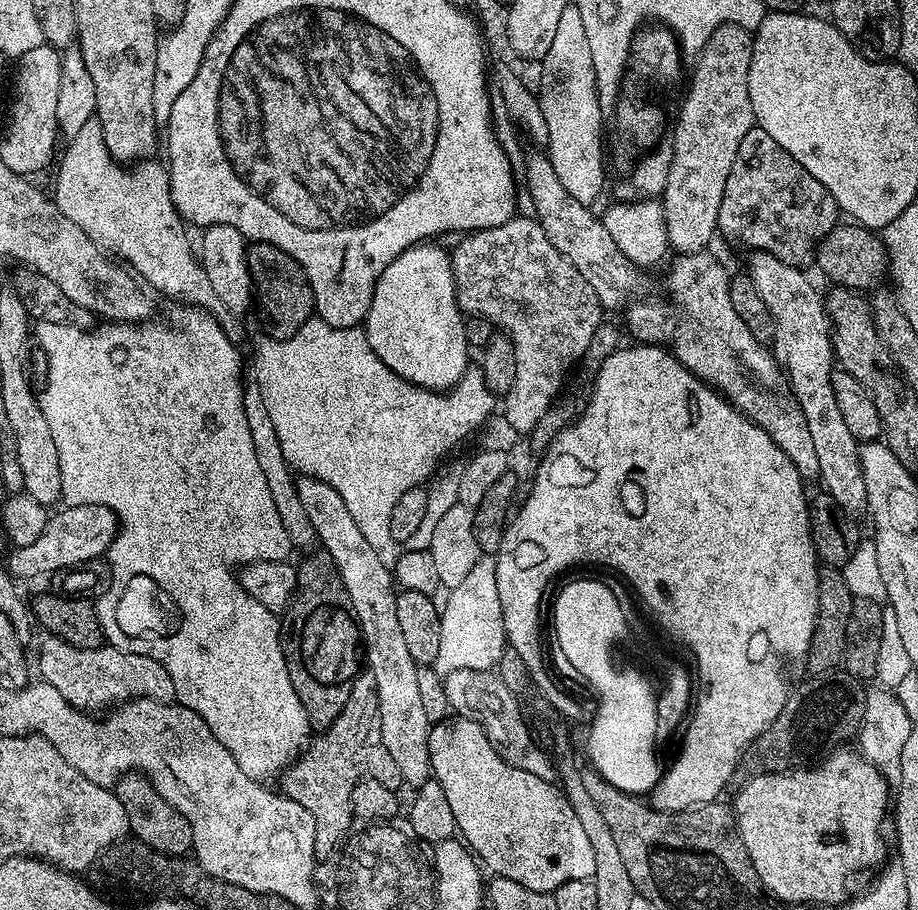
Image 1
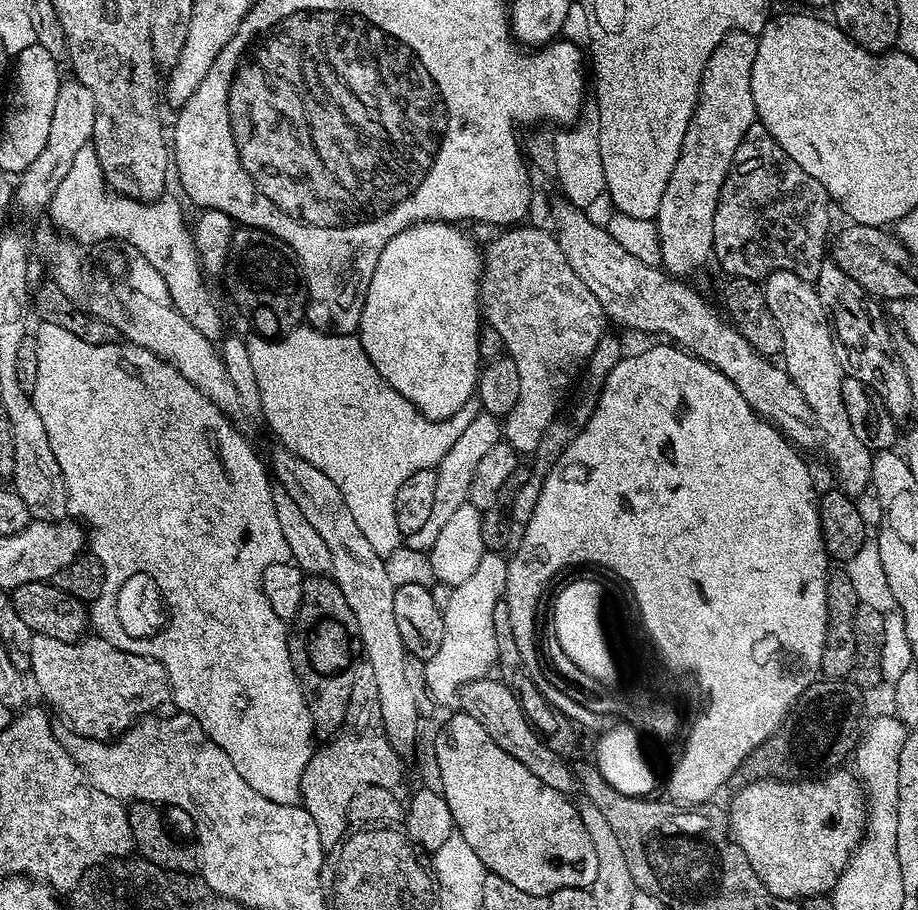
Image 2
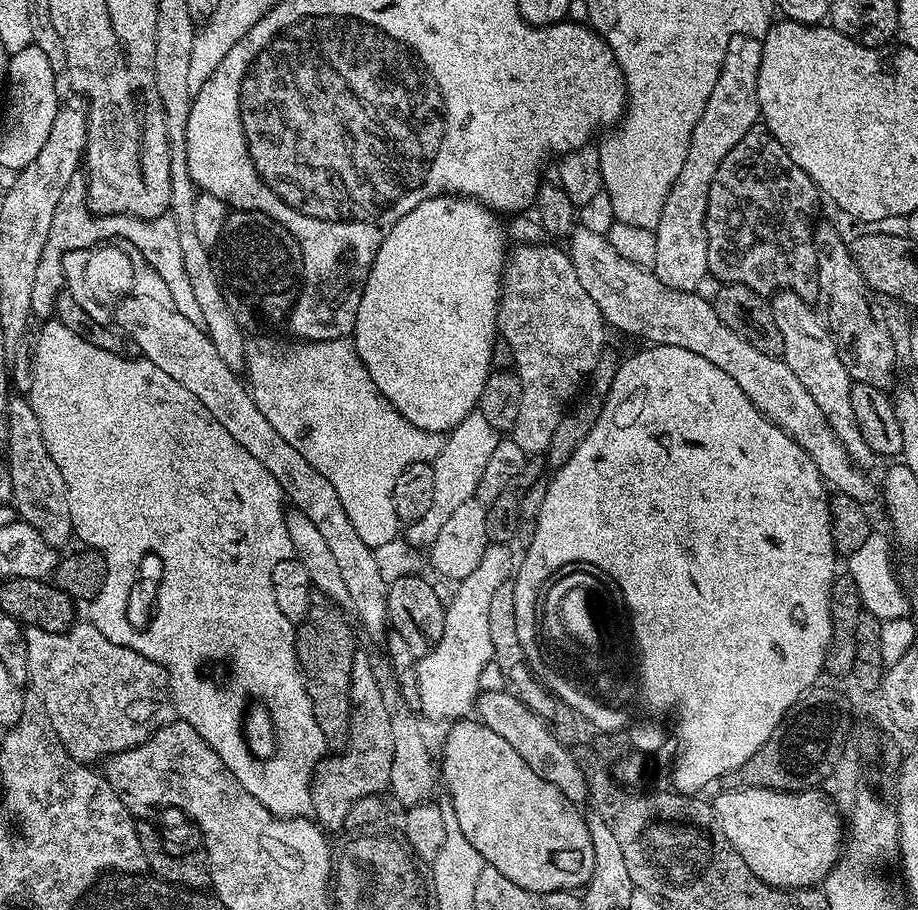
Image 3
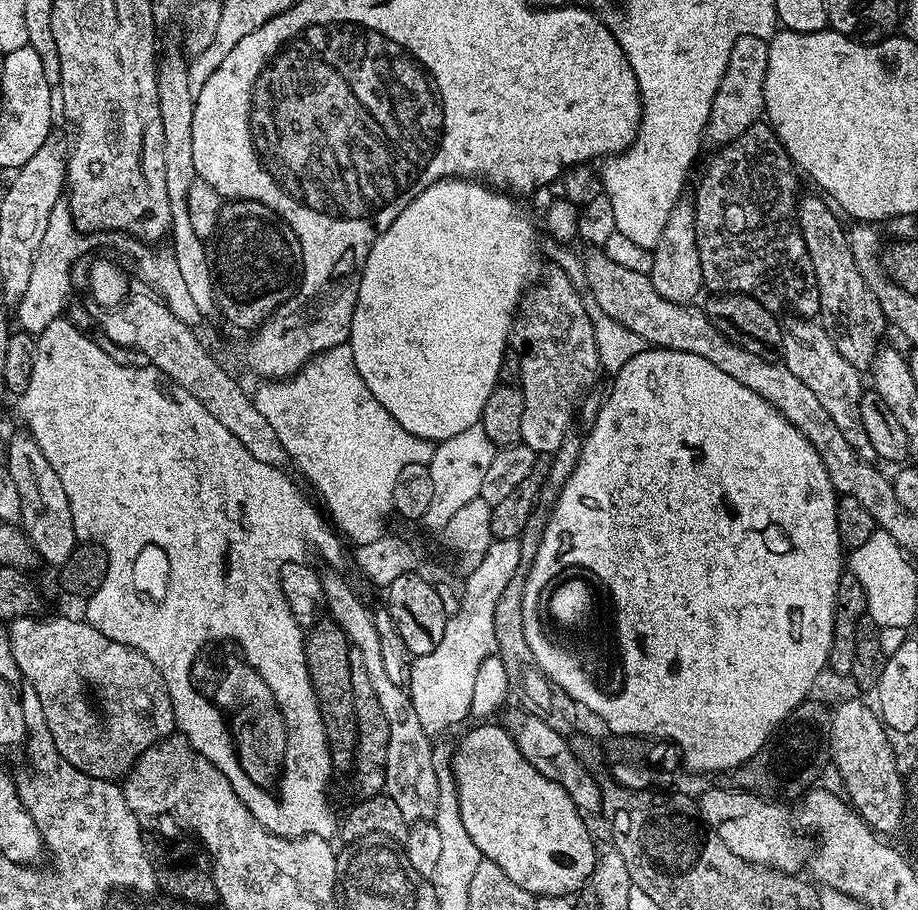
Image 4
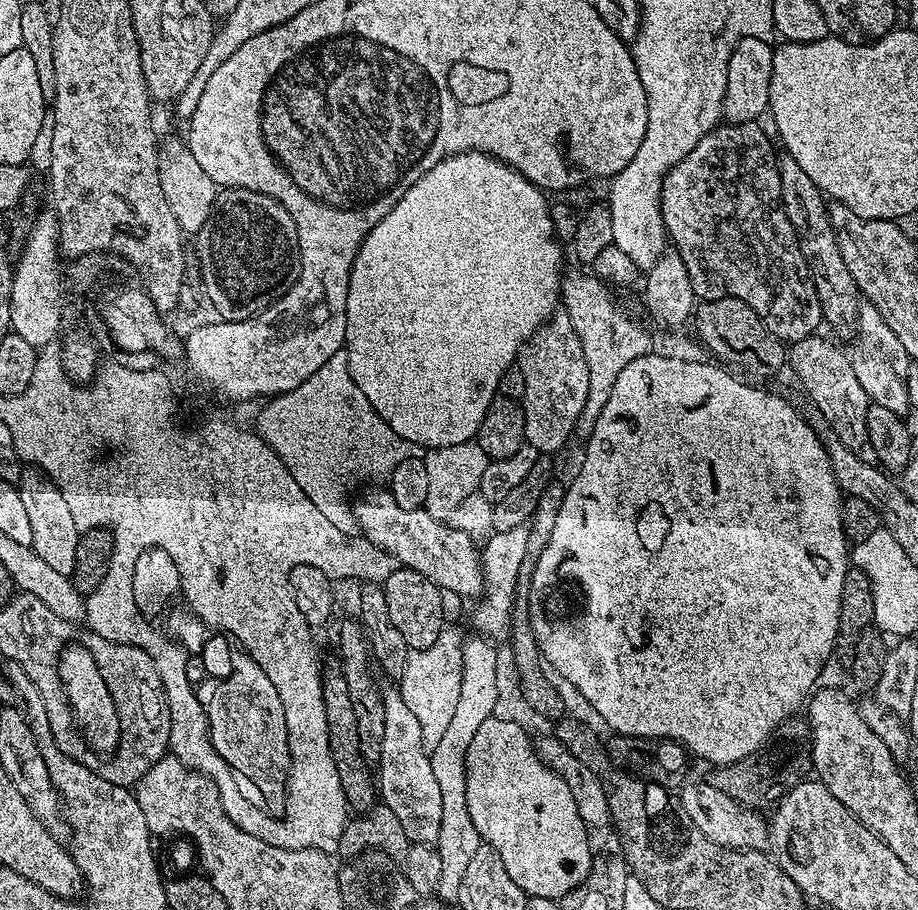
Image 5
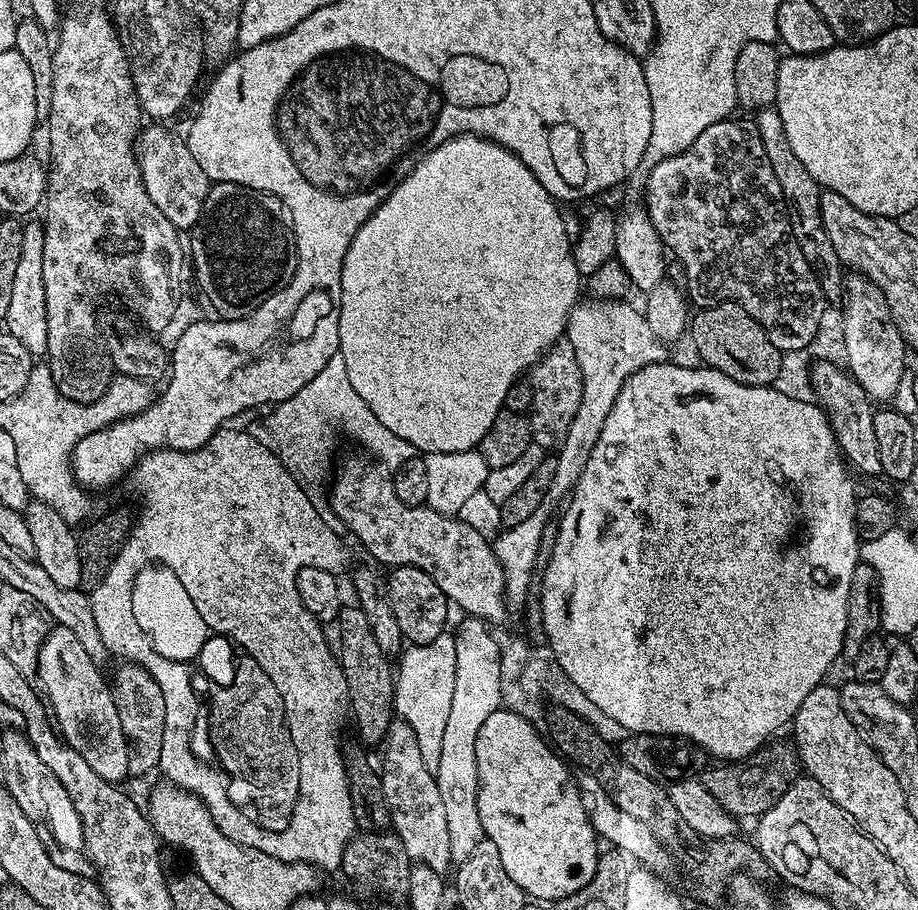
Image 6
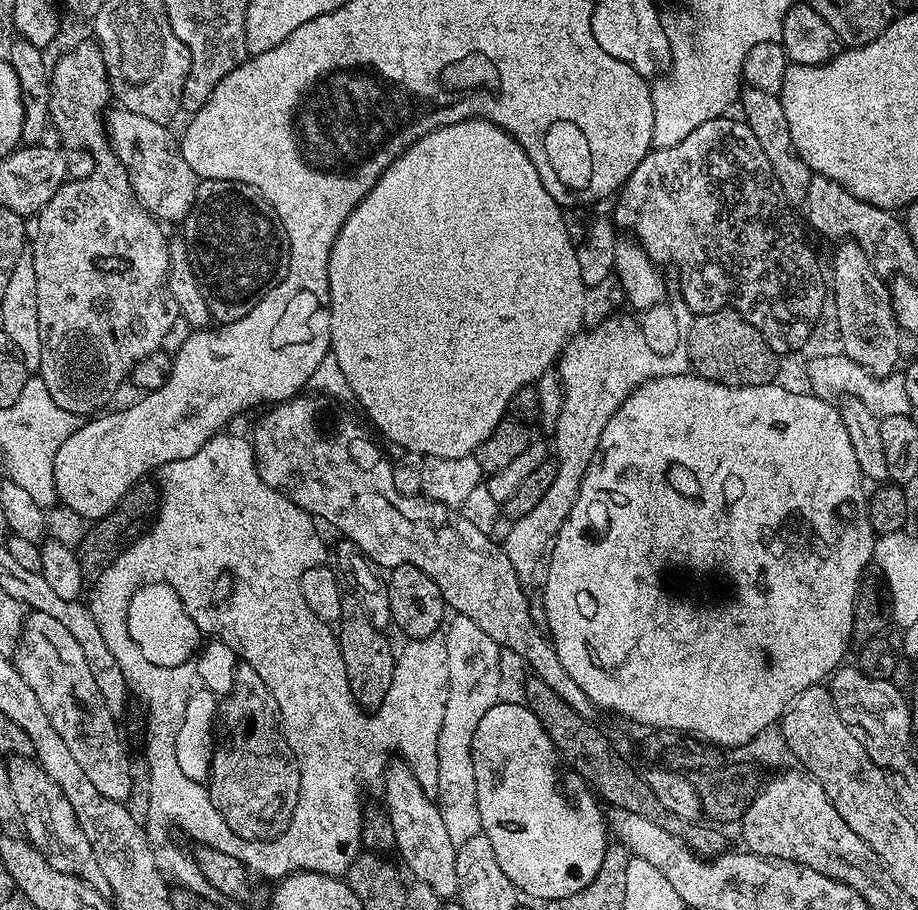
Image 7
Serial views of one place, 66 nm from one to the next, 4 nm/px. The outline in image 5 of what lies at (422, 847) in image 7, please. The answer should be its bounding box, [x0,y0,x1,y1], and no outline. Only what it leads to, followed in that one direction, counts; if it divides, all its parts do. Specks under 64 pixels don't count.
[378,683,442,845]

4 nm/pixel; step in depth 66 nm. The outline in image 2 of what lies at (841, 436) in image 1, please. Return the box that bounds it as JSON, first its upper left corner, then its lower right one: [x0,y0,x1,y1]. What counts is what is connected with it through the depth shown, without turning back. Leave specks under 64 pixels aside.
[762,268,874,498]

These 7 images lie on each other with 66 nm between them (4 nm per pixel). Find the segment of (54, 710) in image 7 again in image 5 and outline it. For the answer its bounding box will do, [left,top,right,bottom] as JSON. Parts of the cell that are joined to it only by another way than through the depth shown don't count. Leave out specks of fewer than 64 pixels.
[60,642,120,754]

